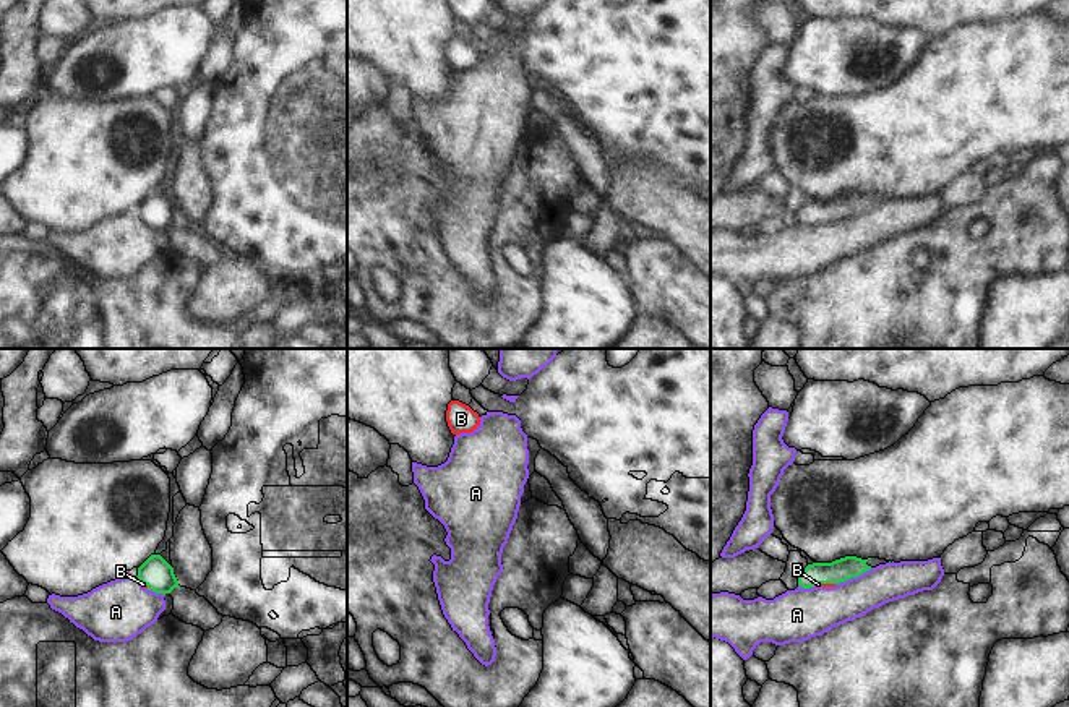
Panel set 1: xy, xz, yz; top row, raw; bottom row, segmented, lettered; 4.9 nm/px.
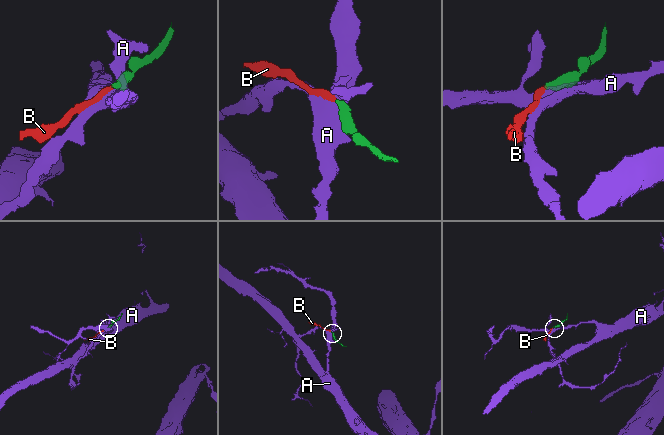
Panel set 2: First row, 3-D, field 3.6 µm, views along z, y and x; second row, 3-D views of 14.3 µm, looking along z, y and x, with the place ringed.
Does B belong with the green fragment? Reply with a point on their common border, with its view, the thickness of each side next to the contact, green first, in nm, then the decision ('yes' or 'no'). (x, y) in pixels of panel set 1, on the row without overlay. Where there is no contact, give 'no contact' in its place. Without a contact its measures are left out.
yz (823, 219) | 120/20 nm | yes

